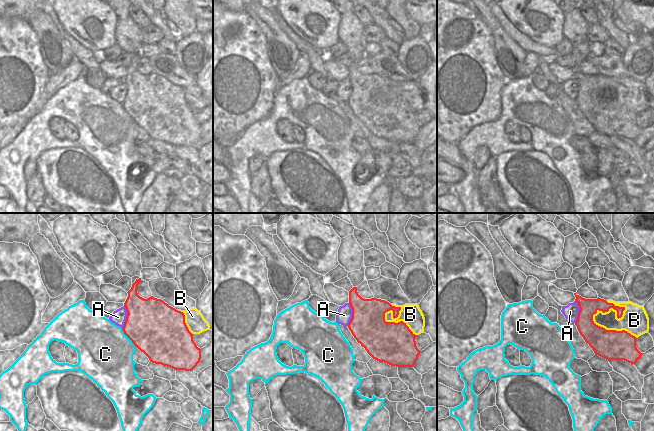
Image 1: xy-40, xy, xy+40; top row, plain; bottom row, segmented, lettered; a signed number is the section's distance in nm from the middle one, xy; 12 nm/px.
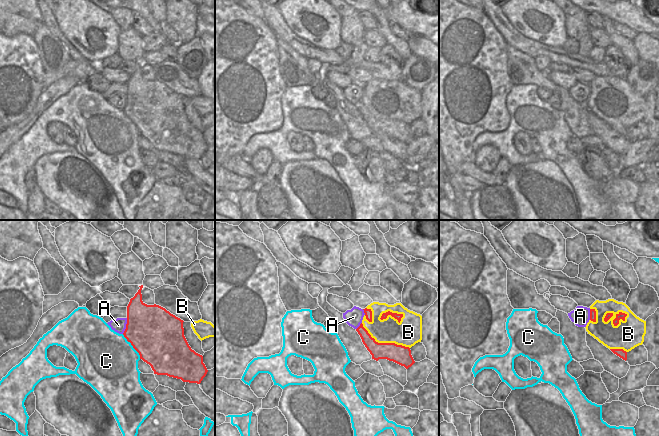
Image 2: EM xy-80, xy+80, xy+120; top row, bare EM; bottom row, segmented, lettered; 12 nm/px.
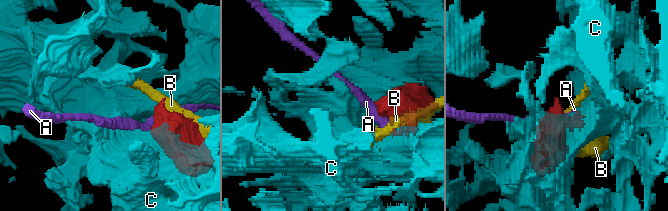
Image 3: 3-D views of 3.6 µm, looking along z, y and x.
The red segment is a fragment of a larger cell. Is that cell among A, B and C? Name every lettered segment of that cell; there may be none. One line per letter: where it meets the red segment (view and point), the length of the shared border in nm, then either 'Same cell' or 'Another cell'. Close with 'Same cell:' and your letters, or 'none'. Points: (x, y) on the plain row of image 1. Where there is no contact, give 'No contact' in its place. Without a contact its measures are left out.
A: Touches red at xy-40 (126, 93). Shared border 280 nm. Another cell
B: Touches red at xy+40 (612, 106). Shared border 600 nm. Another cell
C: Touches red at xy-40 (127, 112). Shared border 280 nm. Another cell
Same cell: none

